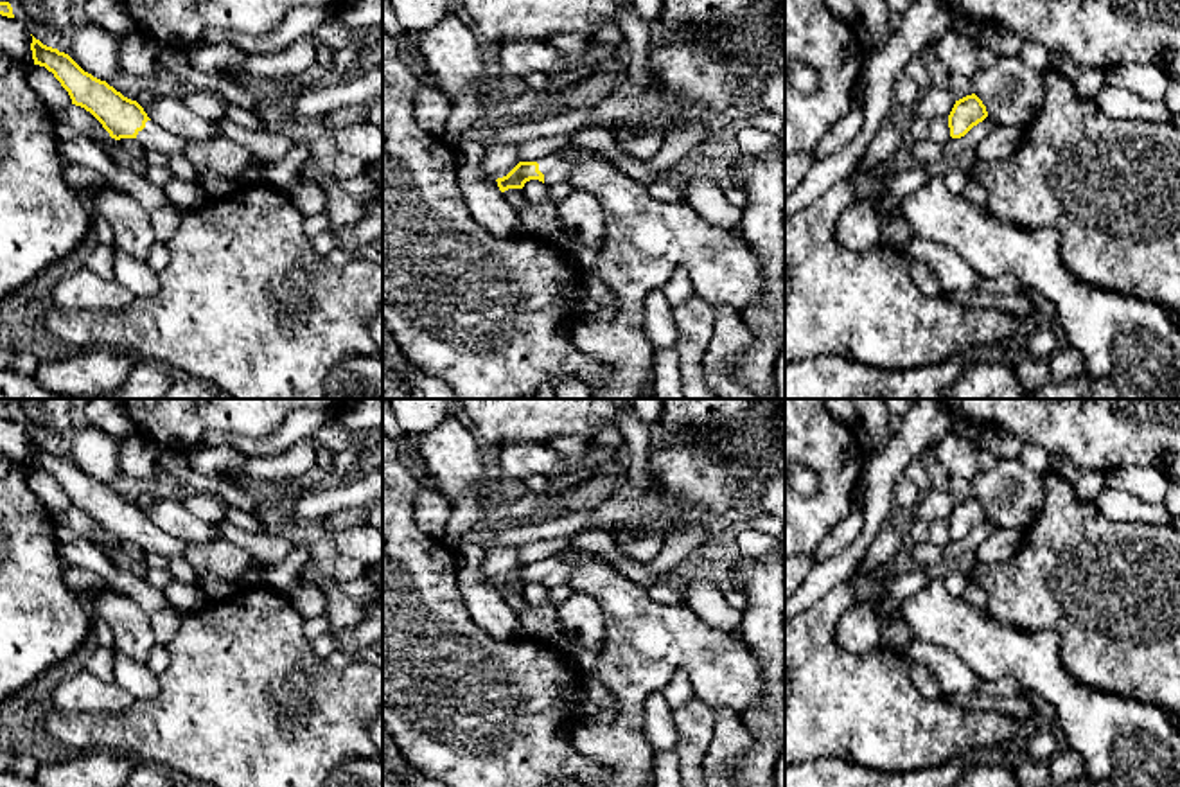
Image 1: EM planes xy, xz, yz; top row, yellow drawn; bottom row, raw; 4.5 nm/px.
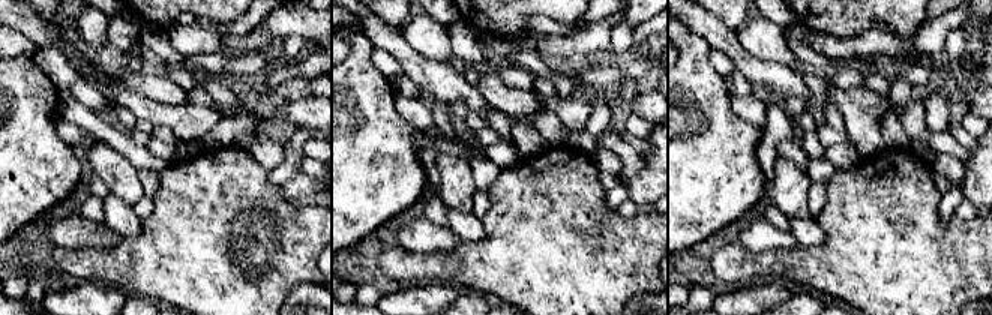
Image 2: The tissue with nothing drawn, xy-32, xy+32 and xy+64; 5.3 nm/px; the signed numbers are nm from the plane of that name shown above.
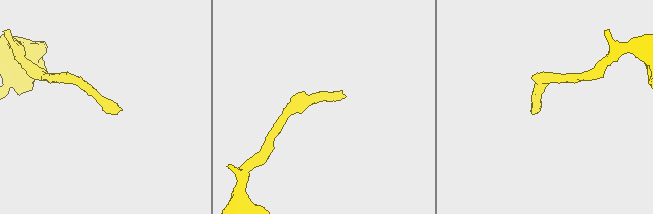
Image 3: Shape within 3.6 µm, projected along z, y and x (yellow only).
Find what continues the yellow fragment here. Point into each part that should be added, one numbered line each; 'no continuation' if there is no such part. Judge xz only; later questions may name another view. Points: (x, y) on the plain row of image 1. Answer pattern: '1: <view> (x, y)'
1: xz (555, 570)

